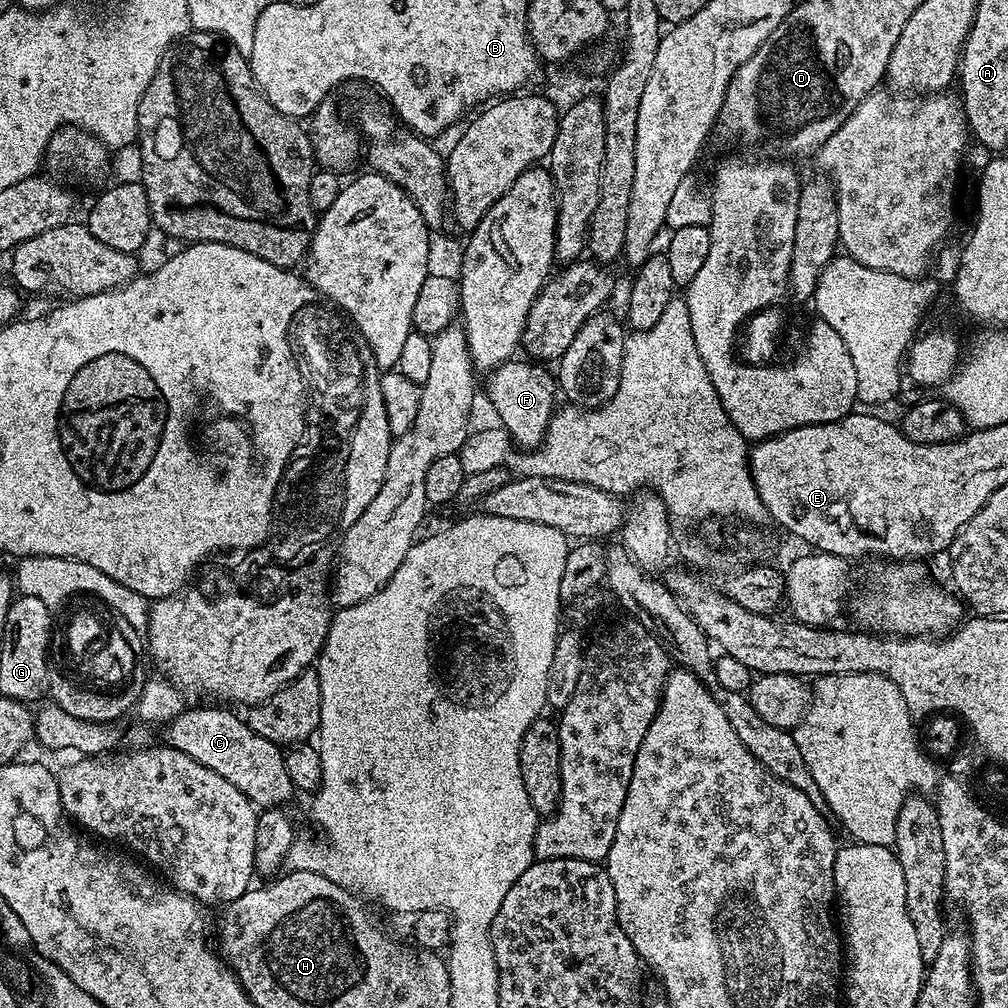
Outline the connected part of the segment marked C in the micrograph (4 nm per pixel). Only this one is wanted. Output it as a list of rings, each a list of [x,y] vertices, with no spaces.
[[[187,707],[167,721],[163,729],[167,747],[182,750],[182,754],[190,754],[194,762],[206,766],[206,770],[222,774],[226,782],[238,786],[238,790],[261,809],[287,805],[287,800],[294,796],[294,789],[290,774],[286,774],[281,745],[262,738],[262,734],[254,734],[247,719],[243,715],[235,716],[231,707],[212,707],[216,708]]]

